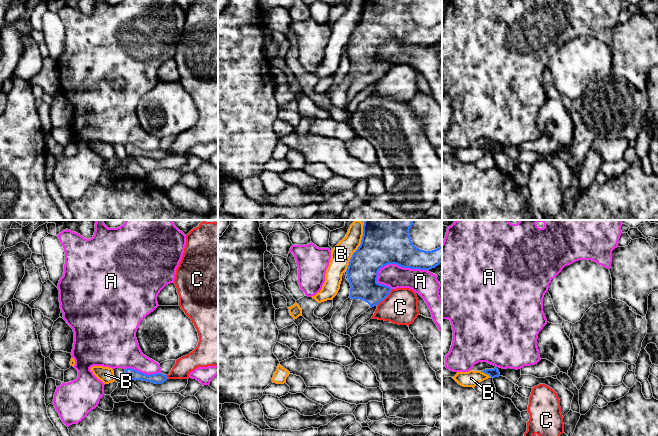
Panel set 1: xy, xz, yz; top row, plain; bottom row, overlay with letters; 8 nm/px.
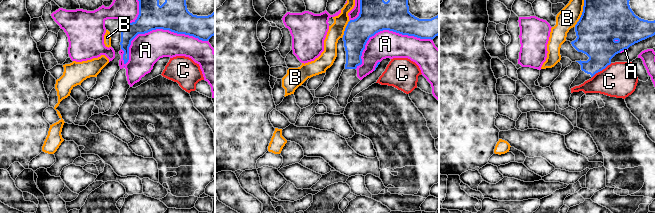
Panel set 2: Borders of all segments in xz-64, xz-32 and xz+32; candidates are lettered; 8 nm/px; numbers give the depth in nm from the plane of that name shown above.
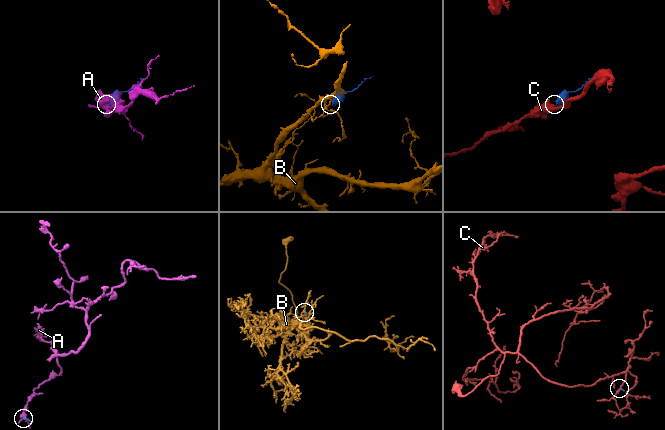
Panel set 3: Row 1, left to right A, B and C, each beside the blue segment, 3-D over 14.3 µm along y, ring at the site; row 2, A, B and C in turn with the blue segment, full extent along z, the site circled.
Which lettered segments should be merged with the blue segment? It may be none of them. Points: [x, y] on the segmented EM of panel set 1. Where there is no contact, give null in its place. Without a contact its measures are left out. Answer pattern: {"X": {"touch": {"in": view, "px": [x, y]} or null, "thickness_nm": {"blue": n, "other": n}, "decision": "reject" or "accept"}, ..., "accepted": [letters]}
{"A": {"touch": {"in": "xz", "px": [396, 264]}, "thickness_nm": {"blue": 380, "other": 190}, "decision": "reject"}, "B": {"touch": {"in": "xz", "px": [358, 247]}, "thickness_nm": {"blue": 380, "other": 160}, "decision": "reject"}, "C": {"touch": {"in": "xz", "px": [385, 297]}, "thickness_nm": {"blue": 240, "other": 280}, "decision": "reject"}, "accepted": []}

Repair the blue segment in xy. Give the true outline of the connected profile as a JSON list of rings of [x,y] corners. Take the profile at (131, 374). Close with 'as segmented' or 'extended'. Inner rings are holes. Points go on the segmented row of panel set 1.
[[[131,368],[125,369],[125,374],[127,379],[129,380],[135,380],[135,381],[142,380],[154,384],[162,384],[168,379],[167,375],[164,375],[162,373],[147,375]]] | as segmented

